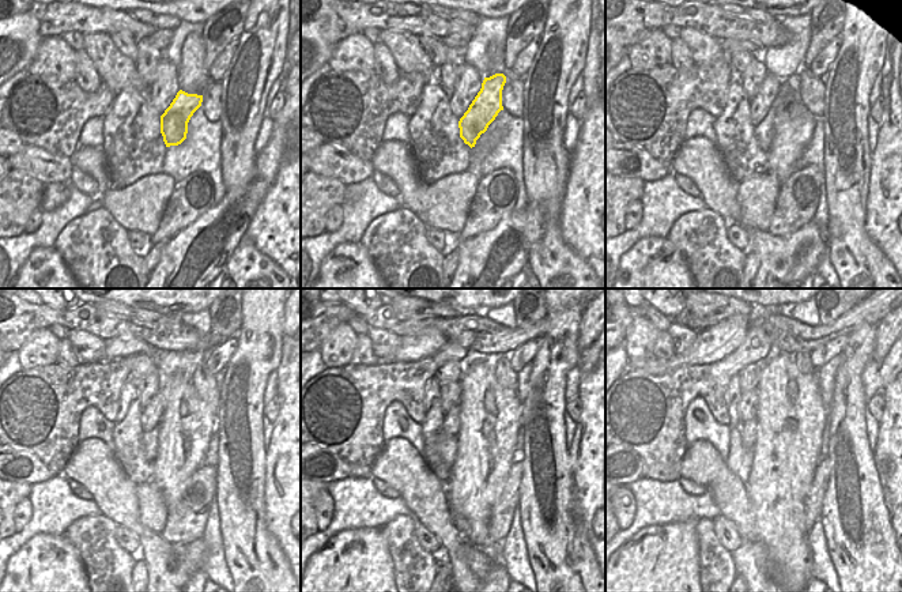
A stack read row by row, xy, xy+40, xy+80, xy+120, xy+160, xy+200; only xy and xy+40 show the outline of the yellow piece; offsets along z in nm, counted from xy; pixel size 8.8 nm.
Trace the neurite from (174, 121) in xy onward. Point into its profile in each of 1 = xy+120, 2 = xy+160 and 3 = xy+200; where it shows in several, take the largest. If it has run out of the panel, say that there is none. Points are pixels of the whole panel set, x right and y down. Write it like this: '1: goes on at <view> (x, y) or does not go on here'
1: goes on at xy+120 (150, 440)
2: goes on at xy+160 (446, 444)
3: goes on at xy+200 (739, 460)

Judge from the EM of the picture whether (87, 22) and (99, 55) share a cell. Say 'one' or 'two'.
two

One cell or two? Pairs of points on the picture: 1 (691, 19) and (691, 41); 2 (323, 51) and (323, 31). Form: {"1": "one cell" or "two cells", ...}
{"1": "two cells", "2": "one cell"}

